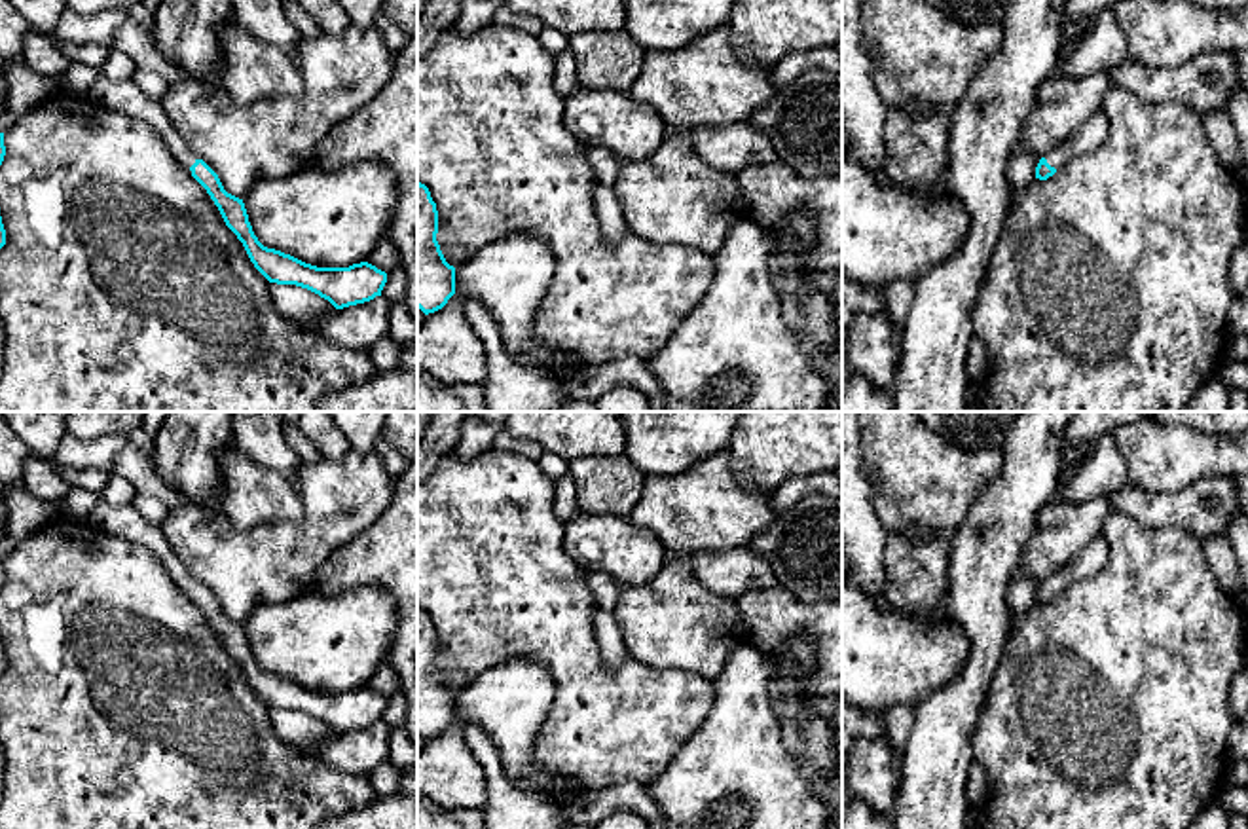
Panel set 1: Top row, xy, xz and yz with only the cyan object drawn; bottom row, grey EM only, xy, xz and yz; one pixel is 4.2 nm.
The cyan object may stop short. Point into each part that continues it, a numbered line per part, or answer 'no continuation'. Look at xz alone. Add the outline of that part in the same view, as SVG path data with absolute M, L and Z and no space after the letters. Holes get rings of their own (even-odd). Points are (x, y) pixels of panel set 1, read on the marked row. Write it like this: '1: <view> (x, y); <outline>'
no continuation

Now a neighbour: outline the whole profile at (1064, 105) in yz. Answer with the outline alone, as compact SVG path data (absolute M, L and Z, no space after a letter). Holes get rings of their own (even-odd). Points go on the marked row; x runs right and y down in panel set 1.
M1098 70L1083 78L1055 72L1037 89L1037 102L1022 127L1020 142L1037 157L1070 140L1096 112L1111 87L1108 72Z

